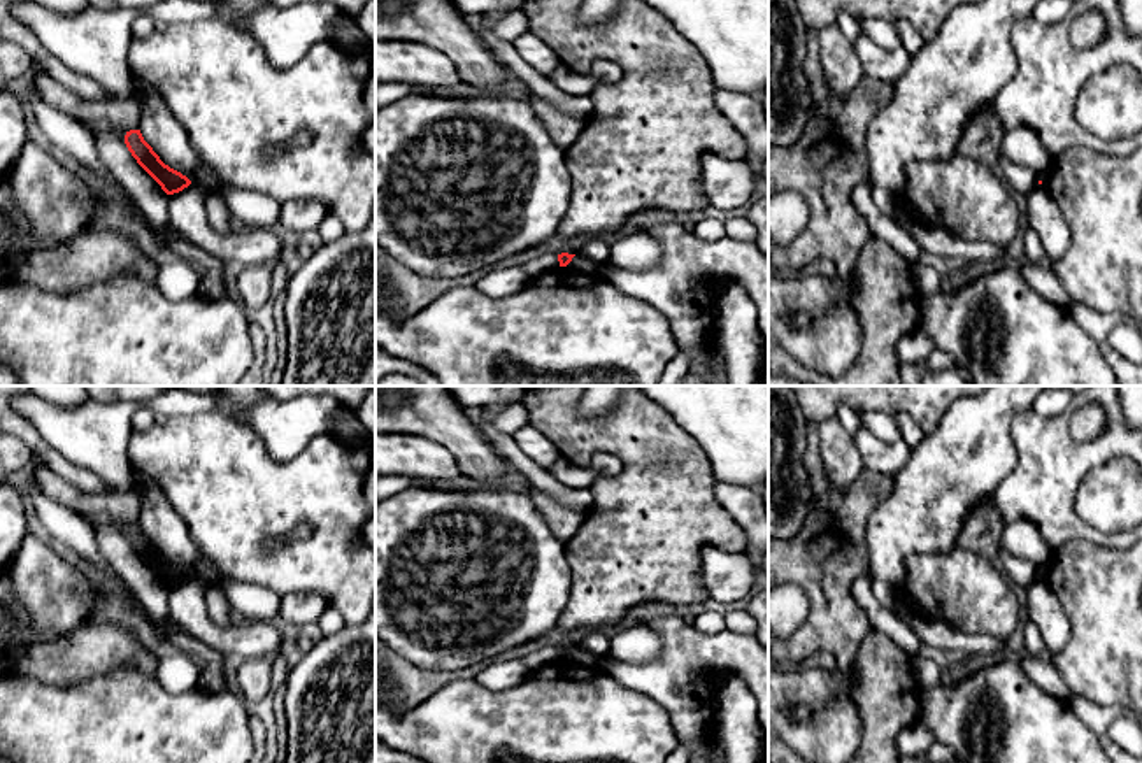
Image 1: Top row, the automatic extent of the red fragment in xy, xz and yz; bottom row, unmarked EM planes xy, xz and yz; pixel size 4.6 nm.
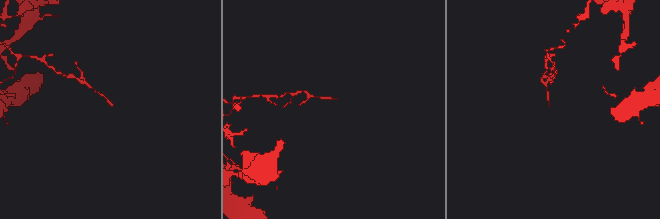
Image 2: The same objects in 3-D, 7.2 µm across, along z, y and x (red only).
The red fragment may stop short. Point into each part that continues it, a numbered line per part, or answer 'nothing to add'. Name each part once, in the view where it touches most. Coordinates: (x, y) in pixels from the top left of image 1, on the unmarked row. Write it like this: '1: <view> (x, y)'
nothing to add

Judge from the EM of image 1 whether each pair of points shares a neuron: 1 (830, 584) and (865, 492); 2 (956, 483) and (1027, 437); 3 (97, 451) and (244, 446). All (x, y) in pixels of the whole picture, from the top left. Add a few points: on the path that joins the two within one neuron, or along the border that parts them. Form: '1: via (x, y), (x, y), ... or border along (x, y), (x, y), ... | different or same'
1: via (835, 562), (853, 544), (853, 514) | same
2: border along (1030, 407), (1013, 420), (1016, 467), (999, 484) | different
3: border along (134, 428), (128, 439), (130, 469) | different

